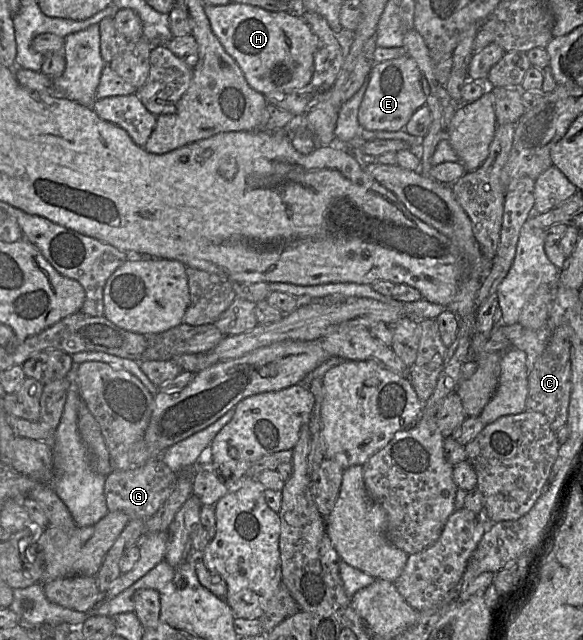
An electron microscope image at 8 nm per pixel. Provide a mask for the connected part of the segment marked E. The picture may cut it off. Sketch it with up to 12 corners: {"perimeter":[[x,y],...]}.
{"perimeter":[[409,55],[376,62],[363,129],[400,131],[426,105]]}

